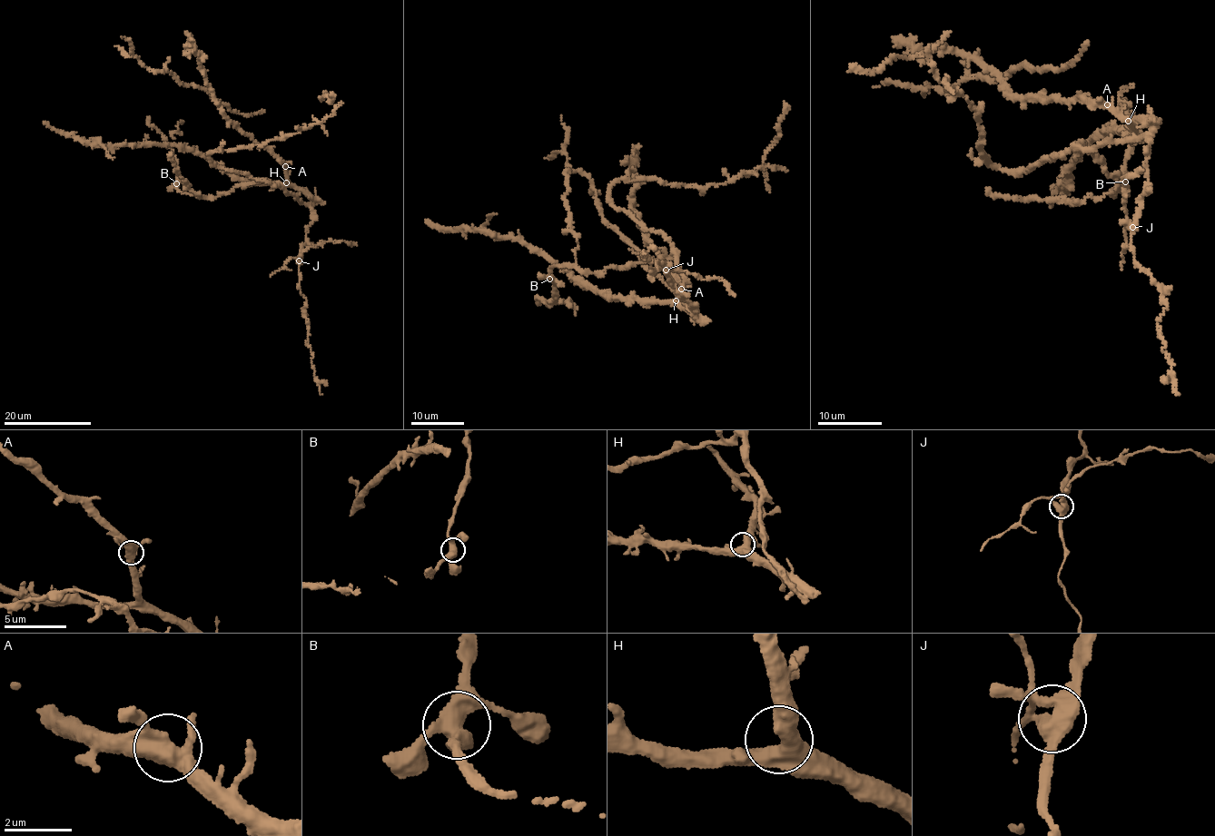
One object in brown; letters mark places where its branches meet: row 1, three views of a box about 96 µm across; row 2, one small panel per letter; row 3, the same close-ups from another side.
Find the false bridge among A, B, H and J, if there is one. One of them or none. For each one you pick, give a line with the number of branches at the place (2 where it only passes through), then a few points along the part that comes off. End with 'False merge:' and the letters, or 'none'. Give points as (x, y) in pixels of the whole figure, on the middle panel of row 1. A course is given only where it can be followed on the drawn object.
J: branches 4; course (666, 270), (680, 270), (702, 279), (722, 280), (735, 296)
False merge: J

